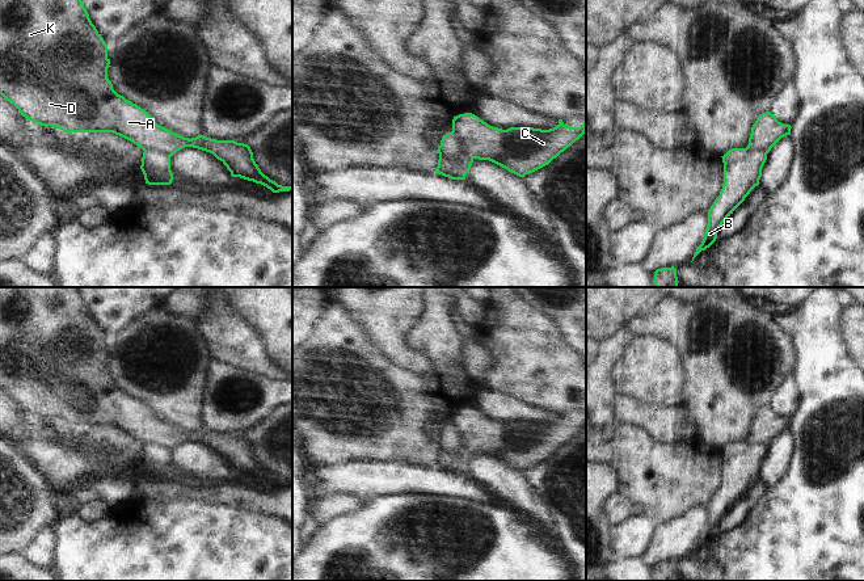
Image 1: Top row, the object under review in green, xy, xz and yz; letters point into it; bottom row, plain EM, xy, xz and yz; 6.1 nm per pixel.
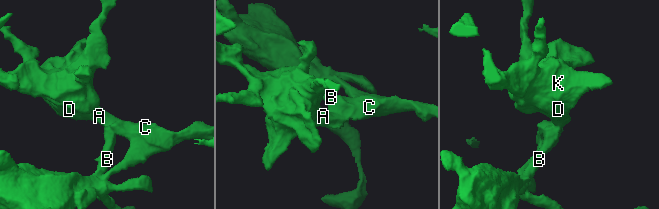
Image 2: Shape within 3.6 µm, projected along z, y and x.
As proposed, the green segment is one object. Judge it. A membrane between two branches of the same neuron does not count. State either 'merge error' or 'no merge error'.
merge error

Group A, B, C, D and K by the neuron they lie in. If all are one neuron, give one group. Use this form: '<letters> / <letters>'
A C D K / B

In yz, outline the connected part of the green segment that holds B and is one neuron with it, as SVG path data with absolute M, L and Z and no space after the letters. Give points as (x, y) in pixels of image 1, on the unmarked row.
M732 442L721 451L724 456L724 479L720 489L708 504L705 529L692 555L701 544L705 544L716 535L722 517L745 494L750 485L759 479L767 447L750 445L749 442Z

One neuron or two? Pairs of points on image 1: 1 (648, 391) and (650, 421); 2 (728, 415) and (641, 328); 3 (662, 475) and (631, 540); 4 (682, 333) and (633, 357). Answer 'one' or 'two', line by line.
1: two
2: one
3: two
4: two

